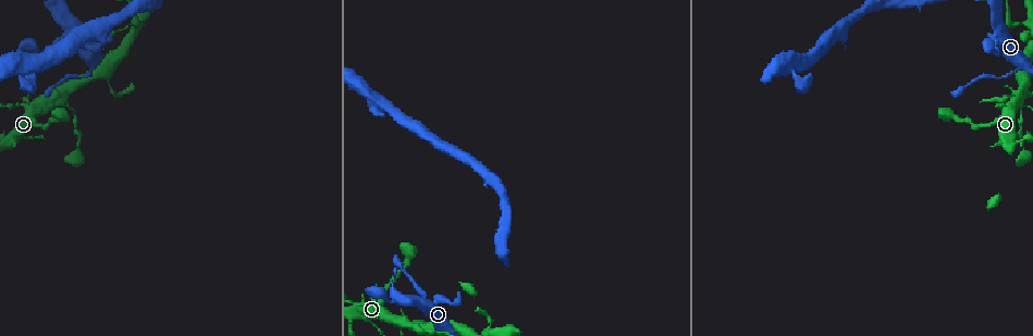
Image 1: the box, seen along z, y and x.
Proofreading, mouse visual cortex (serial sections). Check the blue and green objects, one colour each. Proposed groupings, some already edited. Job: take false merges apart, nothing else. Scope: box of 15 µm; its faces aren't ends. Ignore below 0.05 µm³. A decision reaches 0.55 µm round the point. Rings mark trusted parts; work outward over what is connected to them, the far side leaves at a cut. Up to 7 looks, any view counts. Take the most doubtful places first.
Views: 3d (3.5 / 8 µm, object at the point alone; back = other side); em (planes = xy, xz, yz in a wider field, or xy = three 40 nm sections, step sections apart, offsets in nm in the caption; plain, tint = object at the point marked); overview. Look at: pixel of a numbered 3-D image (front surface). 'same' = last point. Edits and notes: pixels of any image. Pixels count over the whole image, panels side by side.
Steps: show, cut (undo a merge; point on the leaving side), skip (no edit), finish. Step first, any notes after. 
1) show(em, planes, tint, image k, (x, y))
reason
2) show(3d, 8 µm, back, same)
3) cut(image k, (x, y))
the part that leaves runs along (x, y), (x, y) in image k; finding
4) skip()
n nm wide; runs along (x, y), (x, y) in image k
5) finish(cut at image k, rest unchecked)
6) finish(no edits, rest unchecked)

show(3d, 3.5 µm, image 1, (996, 45))
abrupt turn

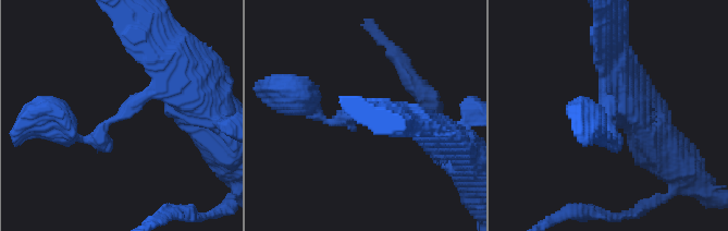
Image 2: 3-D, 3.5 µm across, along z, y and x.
show(em, xy, step 2, tint, image 2, (608, 116))
arms of 150, 200 nm

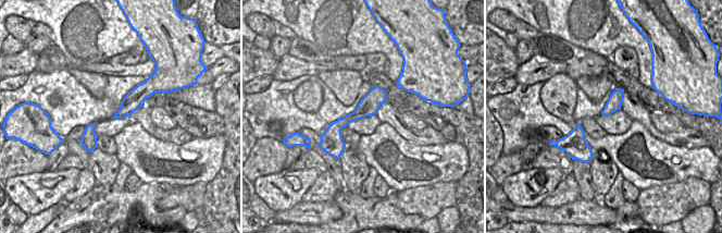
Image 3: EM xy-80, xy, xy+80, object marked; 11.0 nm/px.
skip()
runs along (416, 122), (329, 122), (303, 102) in image 2; all the same cell

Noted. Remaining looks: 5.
show(3d, 8 µm, back, image 1, (1020, 114))
thin neck

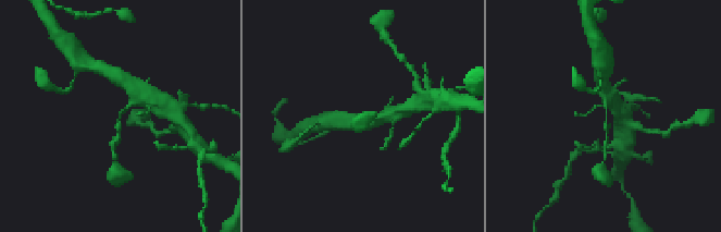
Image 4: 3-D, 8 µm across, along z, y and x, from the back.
show(em, xy, step 2, tint, image 4, (123, 113))
arms of 100, 400 nm; shape alone is not enough

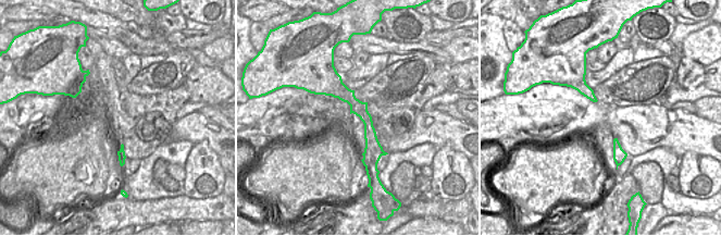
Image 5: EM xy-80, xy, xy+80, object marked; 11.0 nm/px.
skip()
runs along (334, 74), (367, 119), (369, 160) in image 5; continuous, no second cell

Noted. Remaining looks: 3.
show(3d, 3.5 µm, image 1, (1007, 142))

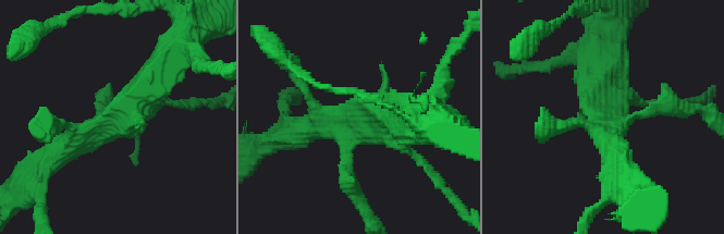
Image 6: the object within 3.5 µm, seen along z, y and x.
show(em, xy, step 1, tint, image 6, (126, 120))
need the tissue

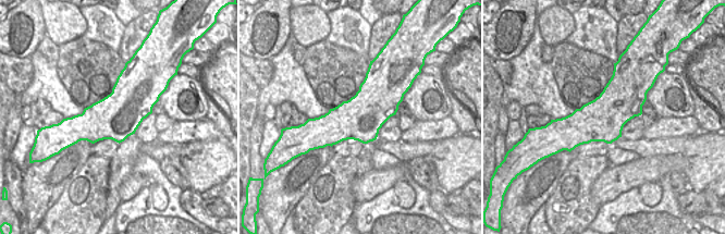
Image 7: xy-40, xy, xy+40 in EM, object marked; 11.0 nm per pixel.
cut(image 6, (108, 89))
the part that leaves runs along (348, 151), (348, 183), (371, 213) in image 6; two cells meet here

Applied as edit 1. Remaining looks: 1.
finish(cut at image 6, rest unchecked)

